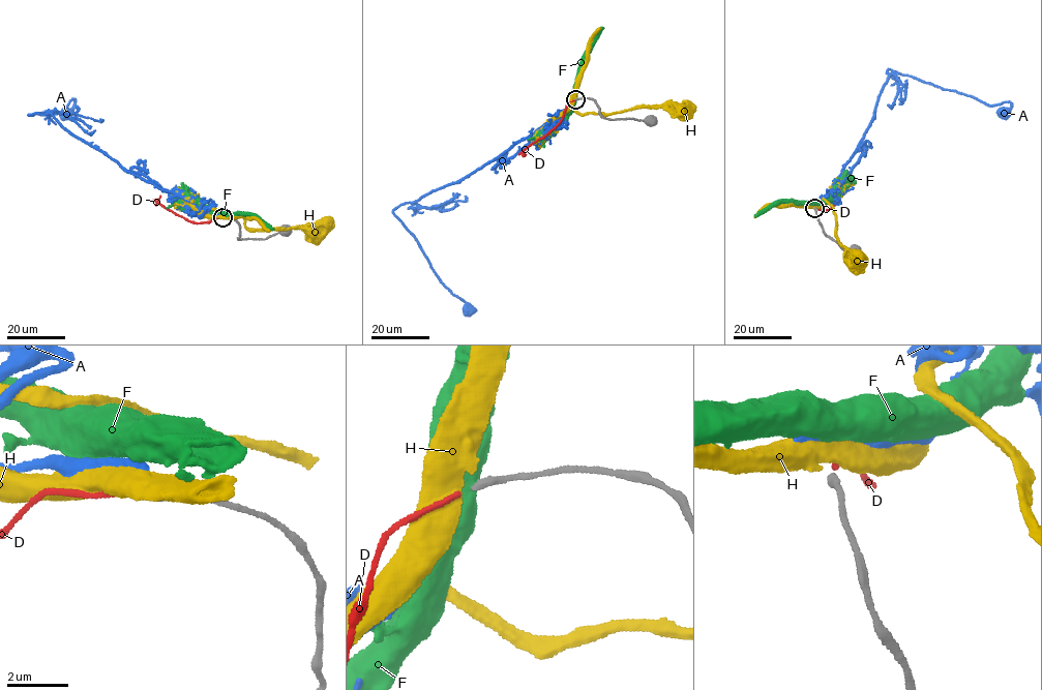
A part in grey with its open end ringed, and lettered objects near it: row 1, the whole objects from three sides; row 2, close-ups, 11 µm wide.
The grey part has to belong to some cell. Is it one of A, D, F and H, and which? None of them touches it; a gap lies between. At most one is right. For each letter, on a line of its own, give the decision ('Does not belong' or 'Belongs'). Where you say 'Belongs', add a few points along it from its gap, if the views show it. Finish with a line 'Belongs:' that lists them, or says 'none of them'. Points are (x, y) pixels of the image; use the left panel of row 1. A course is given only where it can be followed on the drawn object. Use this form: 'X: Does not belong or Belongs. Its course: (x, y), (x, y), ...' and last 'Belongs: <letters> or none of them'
A: Does not belong
D: Does not belong
F: Does not belong
H: Does not belong
Belongs: none of them

